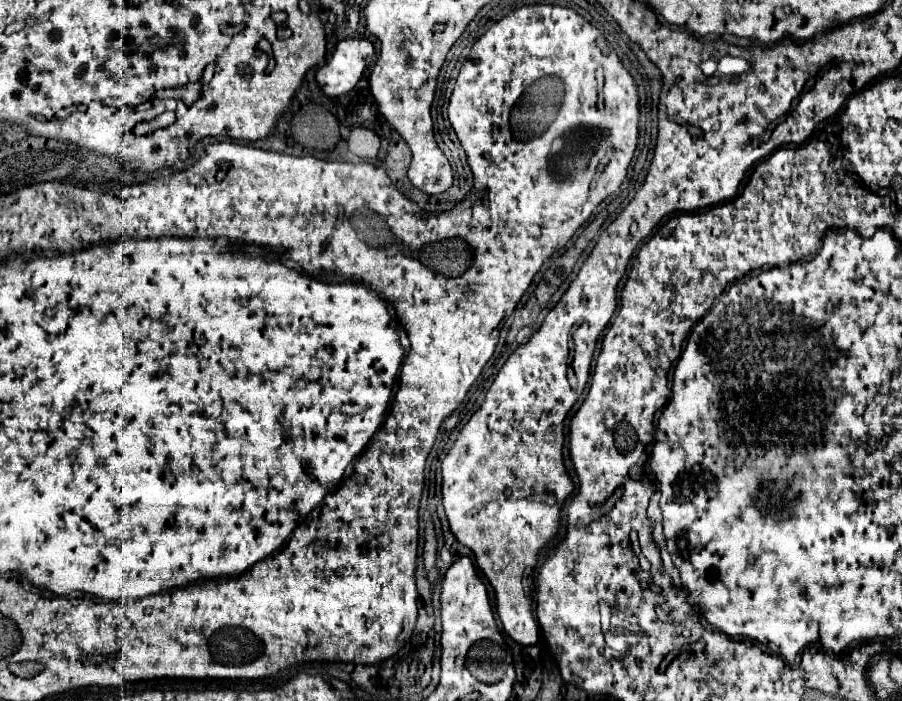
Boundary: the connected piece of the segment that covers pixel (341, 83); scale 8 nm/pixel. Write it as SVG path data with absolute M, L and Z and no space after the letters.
M365 38L341 40L333 56L317 72L317 82L321 90L331 98L347 94L357 86L365 68L373 62L373 56L375 48L369 40Z

